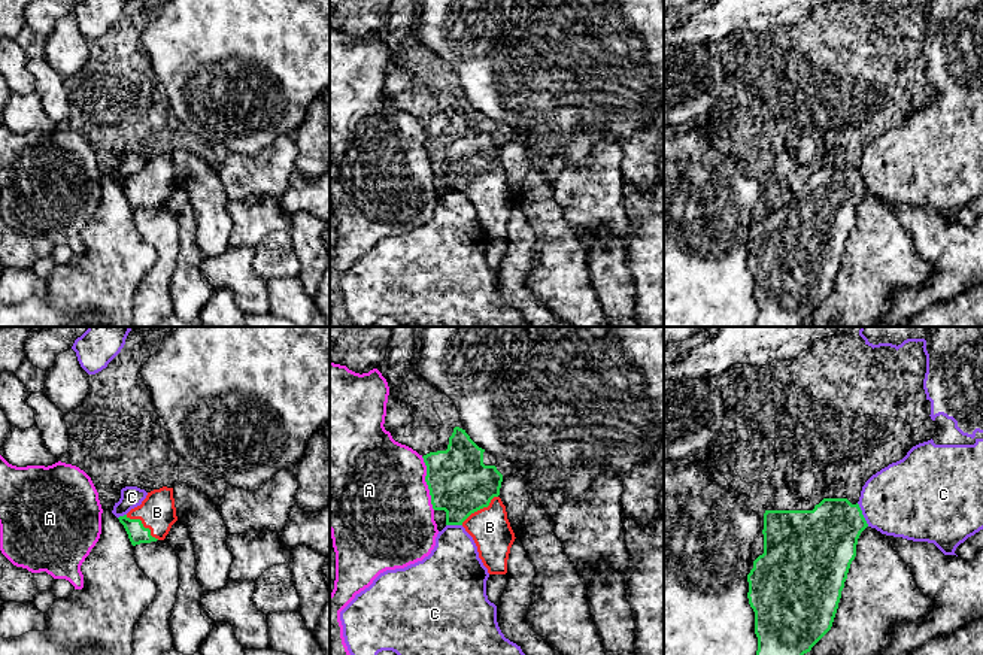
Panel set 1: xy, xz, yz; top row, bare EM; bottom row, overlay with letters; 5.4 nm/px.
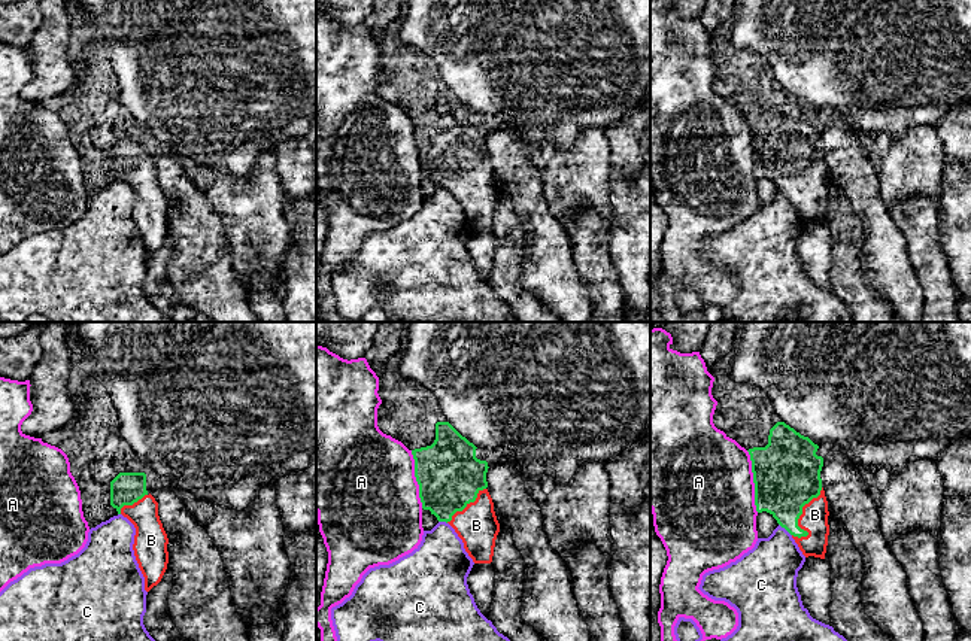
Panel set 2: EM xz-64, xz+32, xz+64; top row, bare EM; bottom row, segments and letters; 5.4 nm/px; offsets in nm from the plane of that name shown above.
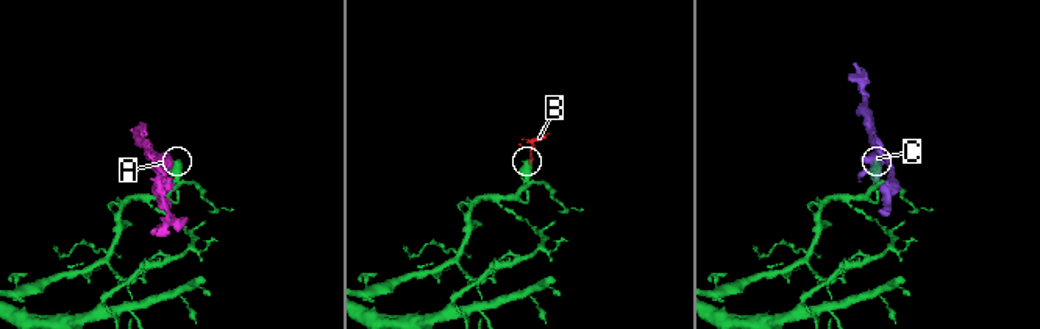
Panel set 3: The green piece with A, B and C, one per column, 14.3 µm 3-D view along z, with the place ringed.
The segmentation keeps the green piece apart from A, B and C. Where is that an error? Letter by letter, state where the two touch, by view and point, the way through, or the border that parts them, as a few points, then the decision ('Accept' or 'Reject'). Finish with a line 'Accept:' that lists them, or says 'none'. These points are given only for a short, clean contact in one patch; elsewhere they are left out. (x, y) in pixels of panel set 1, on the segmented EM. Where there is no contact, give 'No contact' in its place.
A: Touches green at xz (427, 484). Reject
B: Touches green at xy (142, 525). Accept
C: Touches green at yz (862, 515). Boundary: yz (856, 503), (868, 525). Reject
Accept: B

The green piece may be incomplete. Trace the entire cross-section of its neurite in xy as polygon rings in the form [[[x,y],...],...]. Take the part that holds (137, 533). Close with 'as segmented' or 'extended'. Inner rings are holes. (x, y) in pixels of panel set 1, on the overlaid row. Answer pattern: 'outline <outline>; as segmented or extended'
outline [[[163,486],[148,492],[140,506],[118,519],[133,546],[164,540],[178,521],[173,488]]]; extended

